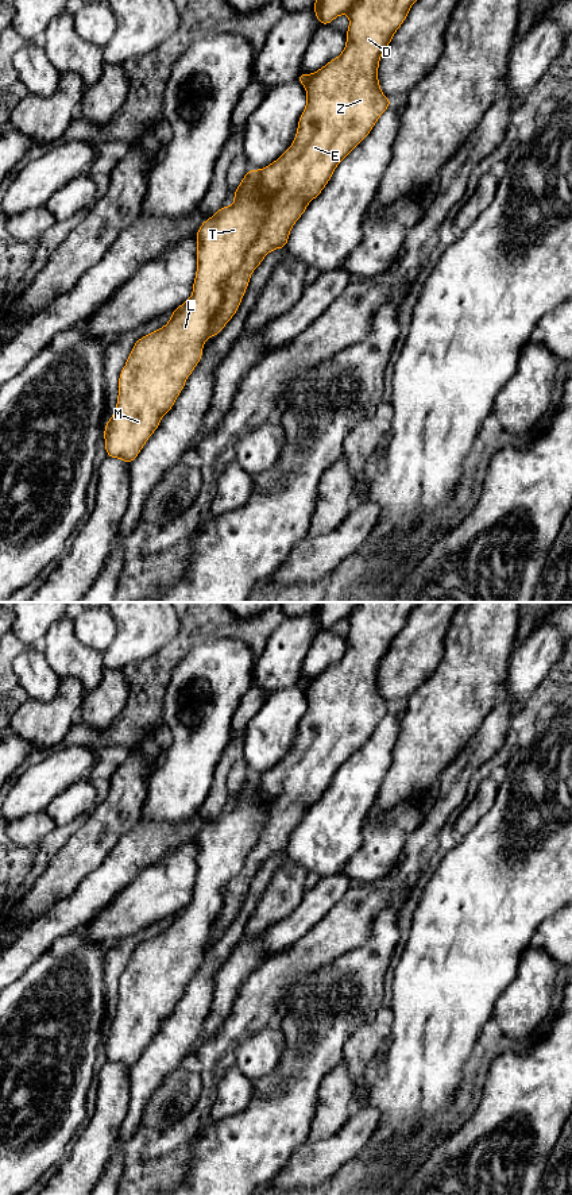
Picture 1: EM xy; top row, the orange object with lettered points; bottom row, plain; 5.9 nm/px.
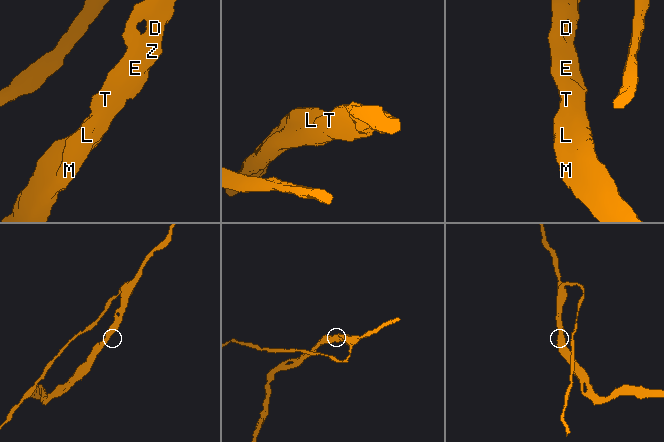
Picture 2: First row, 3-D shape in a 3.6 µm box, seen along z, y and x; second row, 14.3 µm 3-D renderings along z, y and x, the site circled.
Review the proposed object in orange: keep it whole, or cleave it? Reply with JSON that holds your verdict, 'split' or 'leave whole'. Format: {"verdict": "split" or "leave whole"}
{"verdict": "leave whole"}

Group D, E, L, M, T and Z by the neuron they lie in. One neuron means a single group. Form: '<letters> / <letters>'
D E L M T Z

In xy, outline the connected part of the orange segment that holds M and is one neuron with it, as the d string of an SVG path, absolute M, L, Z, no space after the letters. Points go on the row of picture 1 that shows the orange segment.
M316 0L313 5L320 24L331 24L343 14L349 15L343 53L314 74L301 72L298 81L306 88L308 103L298 120L293 144L262 170L250 167L239 188L232 192L235 203L221 207L205 220L196 236L197 271L189 300L171 312L170 321L158 331L140 338L119 378L116 409L105 424L105 451L109 458L131 463L161 419L174 406L186 378L202 356L208 338L220 334L233 317L246 293L251 273L275 248L286 248L290 230L308 204L329 182L336 166L374 128L391 100L380 92L378 68L395 31L405 22L417 0Z

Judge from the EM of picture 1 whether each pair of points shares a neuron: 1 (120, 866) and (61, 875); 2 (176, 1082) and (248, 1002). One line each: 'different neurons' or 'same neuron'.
1: different neurons
2: different neurons

